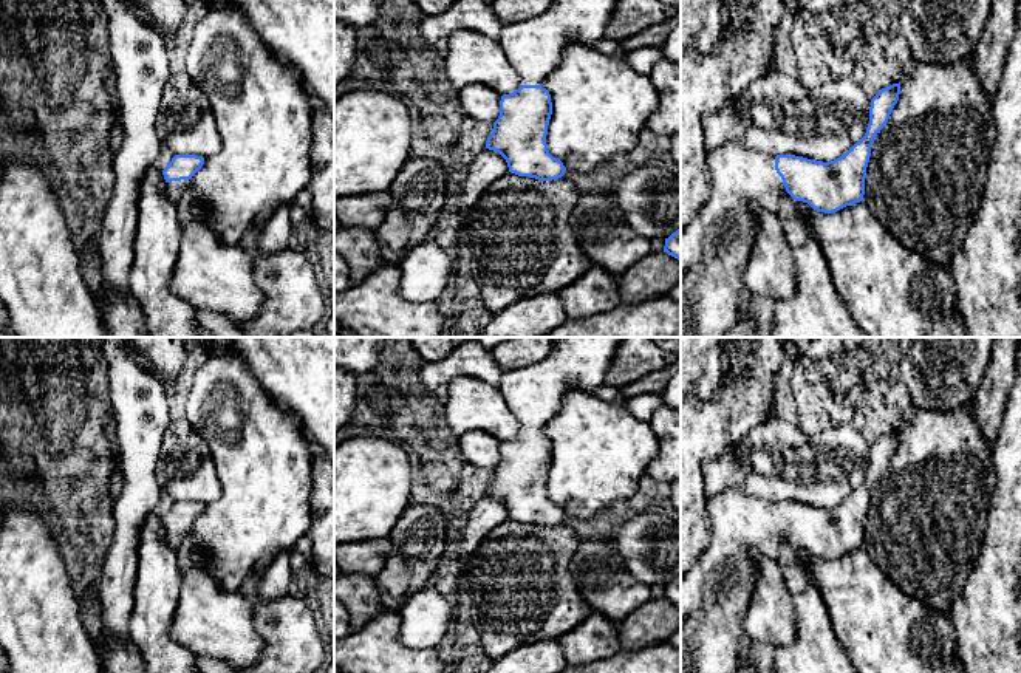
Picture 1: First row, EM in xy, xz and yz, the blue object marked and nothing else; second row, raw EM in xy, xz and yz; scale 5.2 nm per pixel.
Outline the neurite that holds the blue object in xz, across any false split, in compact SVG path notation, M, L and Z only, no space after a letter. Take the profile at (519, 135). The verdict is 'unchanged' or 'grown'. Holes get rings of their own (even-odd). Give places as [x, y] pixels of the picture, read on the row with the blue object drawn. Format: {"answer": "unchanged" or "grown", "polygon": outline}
{"answer": "grown", "polygon": "M552 0L541 15L523 22L506 23L500 45L520 77L520 88L503 94L500 116L493 122L493 132L486 141L486 149L498 152L507 162L509 172L538 181L552 181L565 175L566 167L554 158L546 144L548 125L552 114L551 94L541 84L562 62L565 50L571 43L596 48L605 39L605 28L611 20L617 0Z"}

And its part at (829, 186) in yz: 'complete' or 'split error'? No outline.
split error

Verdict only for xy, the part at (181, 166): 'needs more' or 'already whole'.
needs more

